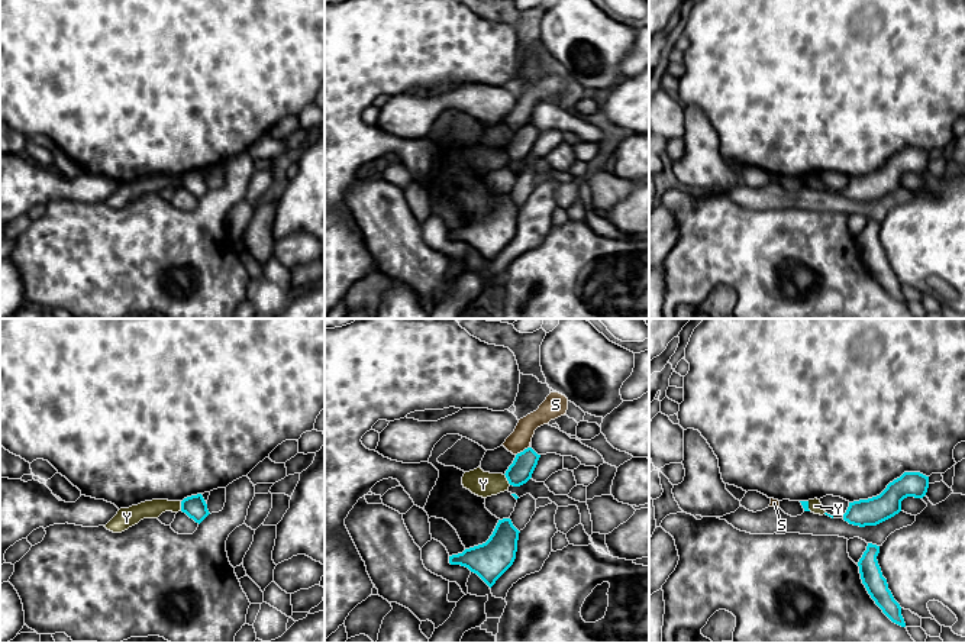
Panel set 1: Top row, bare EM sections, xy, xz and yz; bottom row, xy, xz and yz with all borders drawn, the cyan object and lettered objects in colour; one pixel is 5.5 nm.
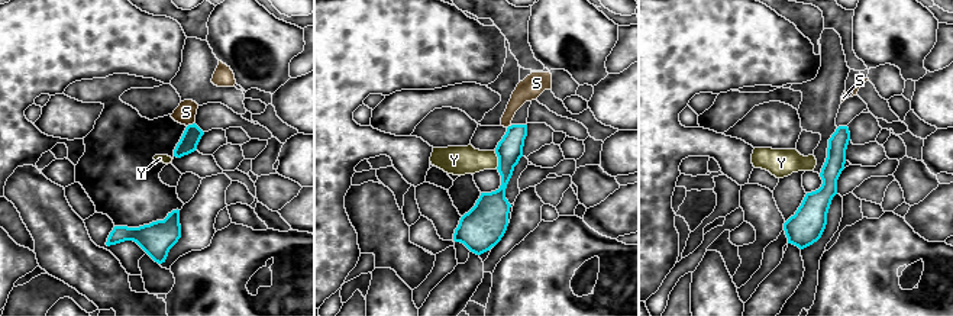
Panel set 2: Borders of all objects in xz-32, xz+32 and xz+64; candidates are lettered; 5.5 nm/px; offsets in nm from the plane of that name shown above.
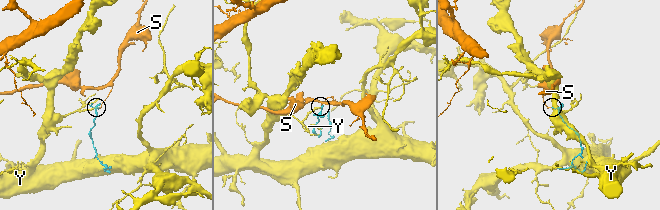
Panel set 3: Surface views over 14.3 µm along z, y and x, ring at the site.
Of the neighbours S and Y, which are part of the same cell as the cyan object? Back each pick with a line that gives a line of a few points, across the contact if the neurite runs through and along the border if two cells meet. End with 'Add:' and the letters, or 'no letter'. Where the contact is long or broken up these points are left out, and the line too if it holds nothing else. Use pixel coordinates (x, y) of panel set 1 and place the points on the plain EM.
Add: no letter

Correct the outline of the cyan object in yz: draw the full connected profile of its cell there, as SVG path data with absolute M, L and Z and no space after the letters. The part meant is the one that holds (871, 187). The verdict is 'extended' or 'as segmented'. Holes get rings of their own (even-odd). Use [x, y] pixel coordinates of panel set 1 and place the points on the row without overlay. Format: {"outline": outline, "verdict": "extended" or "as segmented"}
{"outline": "M904 148L900 154L894 155L887 164L877 172L868 175L859 175L849 178L843 196L849 200L865 203L877 201L901 187L901 177L907 172L923 174L929 164L929 152L920 148Z", "verdict": "as segmented"}

